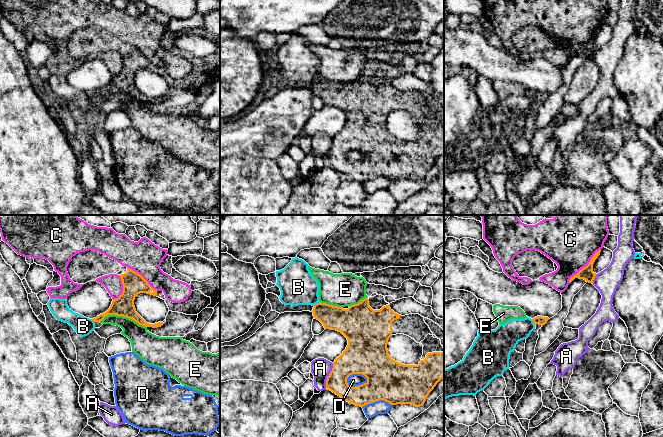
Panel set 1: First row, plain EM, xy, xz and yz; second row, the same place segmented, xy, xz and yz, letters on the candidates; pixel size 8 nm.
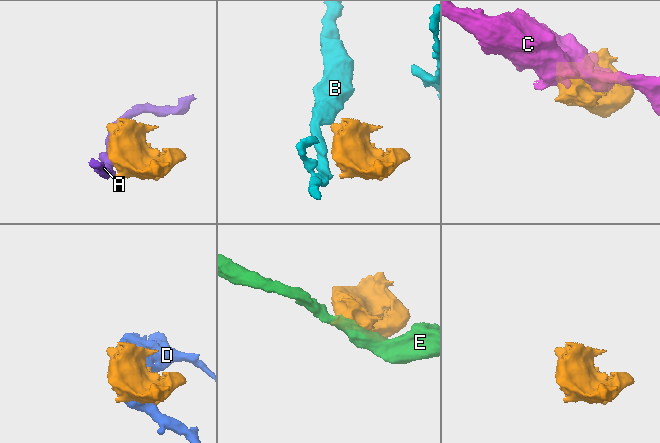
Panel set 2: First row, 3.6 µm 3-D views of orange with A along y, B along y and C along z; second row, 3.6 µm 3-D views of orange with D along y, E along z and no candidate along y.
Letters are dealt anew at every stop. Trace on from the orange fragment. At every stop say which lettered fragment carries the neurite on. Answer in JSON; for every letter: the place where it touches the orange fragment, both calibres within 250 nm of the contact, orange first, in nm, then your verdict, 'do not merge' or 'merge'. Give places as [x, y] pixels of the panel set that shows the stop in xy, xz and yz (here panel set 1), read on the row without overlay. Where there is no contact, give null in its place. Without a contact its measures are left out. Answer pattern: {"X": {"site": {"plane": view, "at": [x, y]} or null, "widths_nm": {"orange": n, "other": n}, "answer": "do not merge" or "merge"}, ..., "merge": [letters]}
{"A": {"site": {"plane": "xz", "at": [329, 151]}, "widths_nm": {"orange": 240, "other": 160}, "answer": "do not merge"}, "B": {"site": {"plane": "xz", "at": [317, 79]}, "widths_nm": {"orange": 190, "other": 280}, "answer": "do not merge"}, "C": {"site": {"plane": "yz", "at": [584, 43]}, "widths_nm": {"orange": 110, "other": 360}, "answer": "do not merge"}, "D": {"site": {"plane": "xz", "at": [358, 149]}, "widths_nm": {"orange": 340, "other": 100}, "answer": "do not merge"}, "E": {"site": {"plane": "xy", "at": [123, 92]}, "widths_nm": {"orange": 160, "other": 180}, "answer": "do not merge"}, "merge": []}

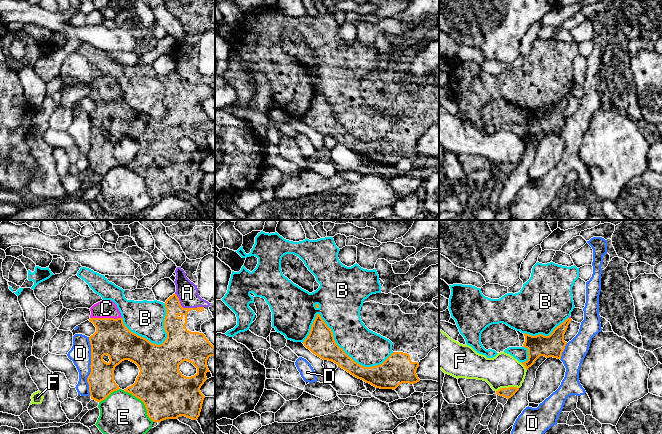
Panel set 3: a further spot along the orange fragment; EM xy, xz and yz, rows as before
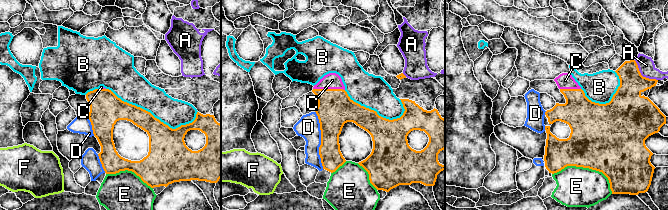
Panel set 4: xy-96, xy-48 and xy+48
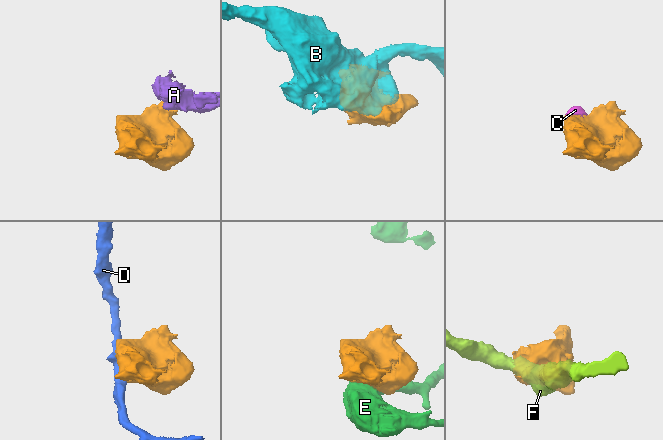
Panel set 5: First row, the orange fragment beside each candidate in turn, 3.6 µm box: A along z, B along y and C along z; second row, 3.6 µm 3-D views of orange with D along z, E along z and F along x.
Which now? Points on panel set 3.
{"A": {"site": {"plane": "xy", "at": [186, 84]}, "widths_nm": {"orange": 190, "other": 170}, "answer": "do not merge"}, "B": {"site": {"plane": "xz", "at": [335, 119]}, "widths_nm": {"orange": 220, "other": 300}, "answer": "do not merge"}, "C": {"site": {"plane": "xy", "at": [106, 94]}, "widths_nm": {"orange": 280, "other": 140}, "answer": "merge"}, "D": {"site": {"plane": "xy", "at": [90, 142]}, "widths_nm": {"orange": 240, "other": 170}, "answer": "do not merge"}, "E": {"site": {"plane": "xy", "at": [142, 177]}, "widths_nm": {"orange": 400, "other": 380}, "answer": "do not merge"}, "F": {"site": {"plane": "yz", "at": [507, 164]}, "widths_nm": {"orange": 80, "other": 280}, "answer": "do not merge"}, "merge": ["C"]}

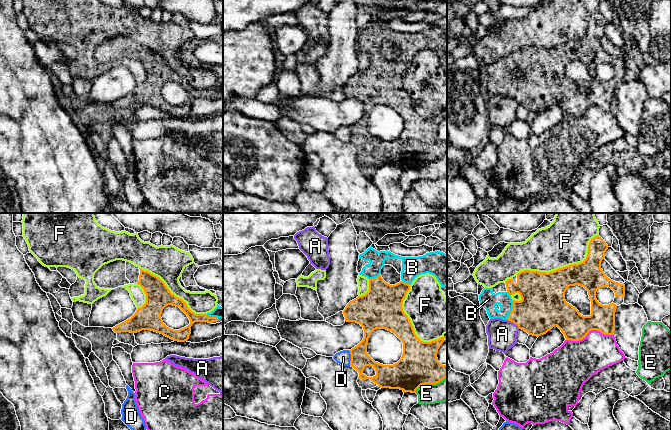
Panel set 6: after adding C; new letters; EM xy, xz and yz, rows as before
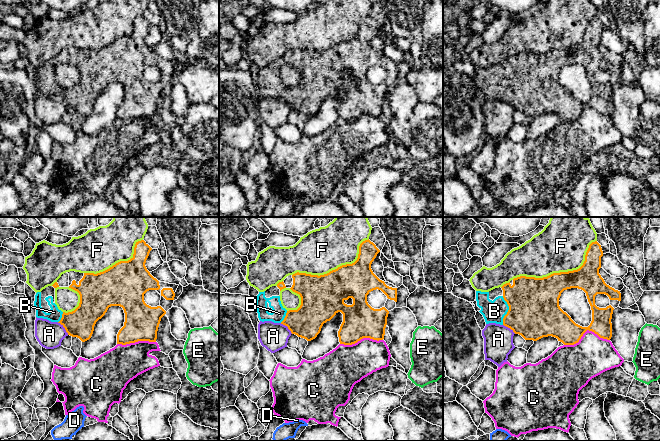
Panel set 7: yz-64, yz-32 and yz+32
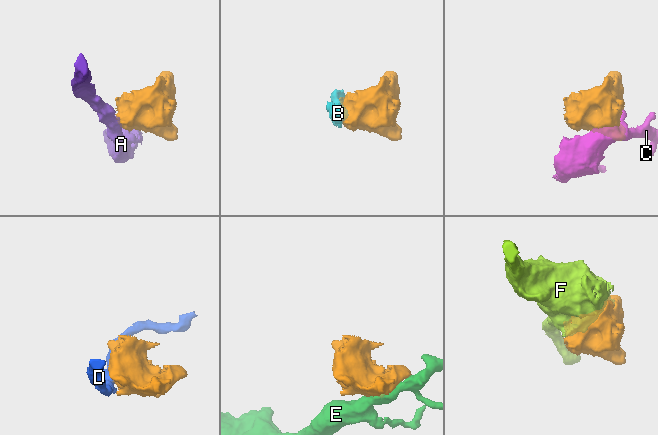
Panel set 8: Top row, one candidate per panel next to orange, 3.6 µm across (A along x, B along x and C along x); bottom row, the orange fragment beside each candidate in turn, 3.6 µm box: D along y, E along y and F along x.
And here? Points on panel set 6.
{"A": {"site": {"plane": "yz", "at": [513, 98]}, "widths_nm": {"orange": 340, "other": 240}, "answer": "do not merge"}, "B": {"site": {"plane": "yz", "at": [512, 86]}, "widths_nm": {"orange": 360, "other": 140}, "answer": "merge"}, "C": {"site": {"plane": "yz", "at": [588, 108]}, "widths_nm": {"orange": 220, "other": 340}, "answer": "do not merge"}, "D": {"site": {"plane": "xz", "at": [351, 134]}, "widths_nm": {"orange": 150, "other": 110}, "answer": "do not merge"}, "E": {"site": {"plane": "xz", "at": [430, 159]}, "widths_nm": {"orange": 320, "other": 180}, "answer": "do not merge"}, "F": {"site": {"plane": "yz", "at": [563, 43]}, "widths_nm": {"orange": 320, "other": 360}, "answer": "do not merge"}, "merge": ["B"]}

